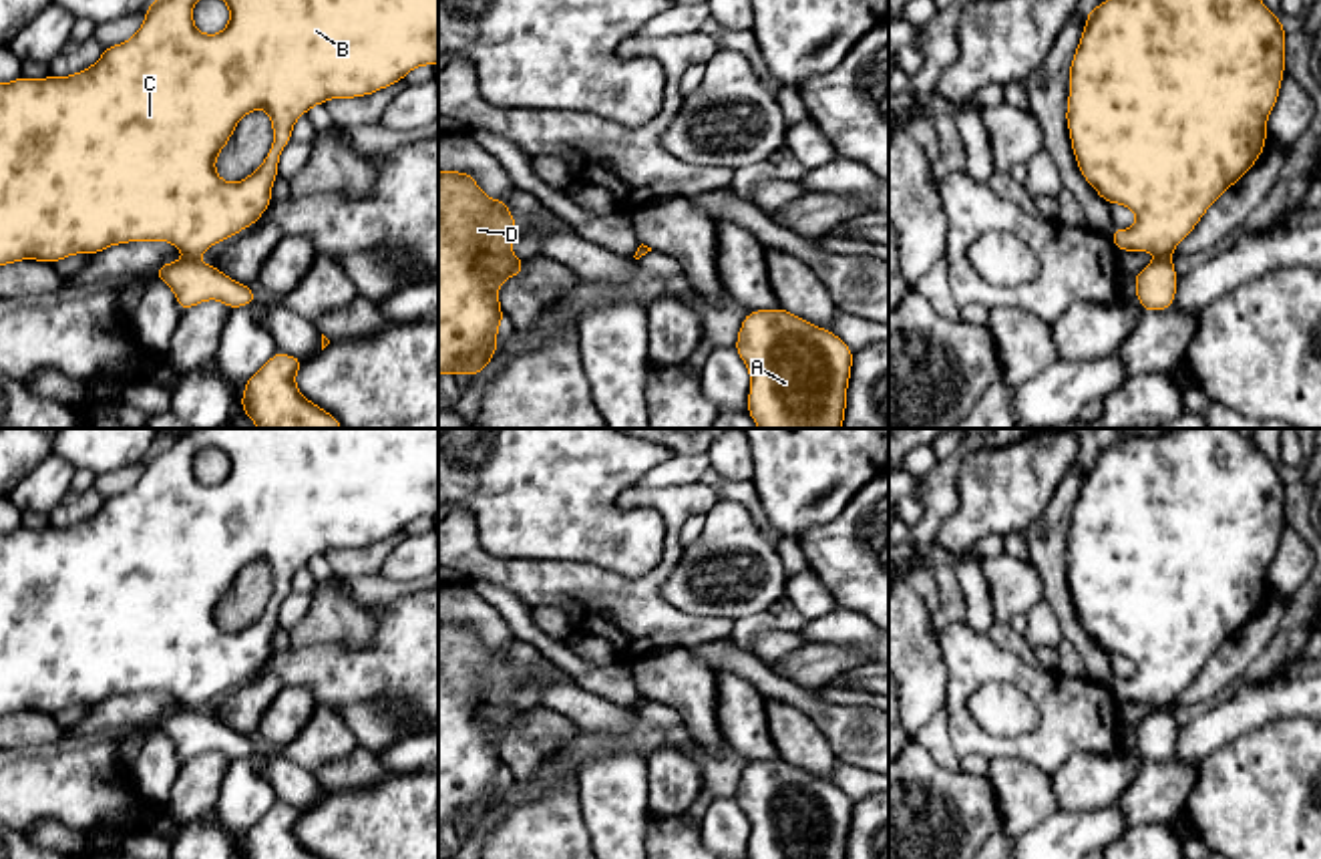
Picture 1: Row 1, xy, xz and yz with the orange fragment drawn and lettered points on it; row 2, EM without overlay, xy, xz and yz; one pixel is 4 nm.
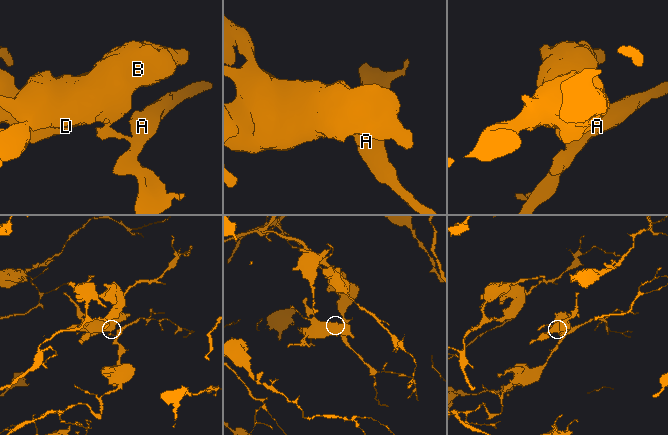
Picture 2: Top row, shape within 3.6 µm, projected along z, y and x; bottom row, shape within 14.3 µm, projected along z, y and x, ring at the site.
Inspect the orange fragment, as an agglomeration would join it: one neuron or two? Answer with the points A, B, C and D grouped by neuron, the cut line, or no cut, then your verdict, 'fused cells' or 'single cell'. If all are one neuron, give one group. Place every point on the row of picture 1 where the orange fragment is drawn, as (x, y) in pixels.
A / B C D; cut in yz along (1159, 256), (1169, 258); fused cells

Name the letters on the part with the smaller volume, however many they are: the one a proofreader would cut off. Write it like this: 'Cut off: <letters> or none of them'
Cut off: B, C, D

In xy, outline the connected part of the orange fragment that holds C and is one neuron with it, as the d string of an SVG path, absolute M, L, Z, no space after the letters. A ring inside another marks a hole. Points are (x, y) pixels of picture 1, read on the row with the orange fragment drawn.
M153 0L141 28L125 42L103 50L101 58L68 76L40 80L18 76L0 84L0 266L22 260L54 264L74 253L95 255L111 245L129 241L169 241L195 260L211 245L229 239L259 221L273 203L271 185L279 177L279 155L292 141L296 121L312 107L330 99L358 99L378 93L422 66L438 64L438 0L223 0L229 6L229 24L217 34L203 34L193 22L197 0ZM263 109L271 119L273 143L263 163L245 179L227 183L215 171L215 159L229 143L237 123L251 111Z

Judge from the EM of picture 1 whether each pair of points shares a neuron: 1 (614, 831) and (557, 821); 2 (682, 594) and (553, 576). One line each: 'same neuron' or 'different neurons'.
1: different neurons
2: different neurons

